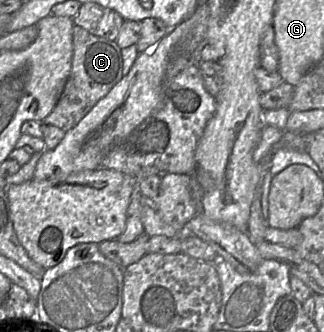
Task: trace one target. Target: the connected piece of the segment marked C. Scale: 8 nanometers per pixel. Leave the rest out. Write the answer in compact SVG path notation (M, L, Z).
M74 25L70 74L57 104L41 123L55 125L67 132L76 126L123 76L122 52L116 41L95 36L84 28Z

